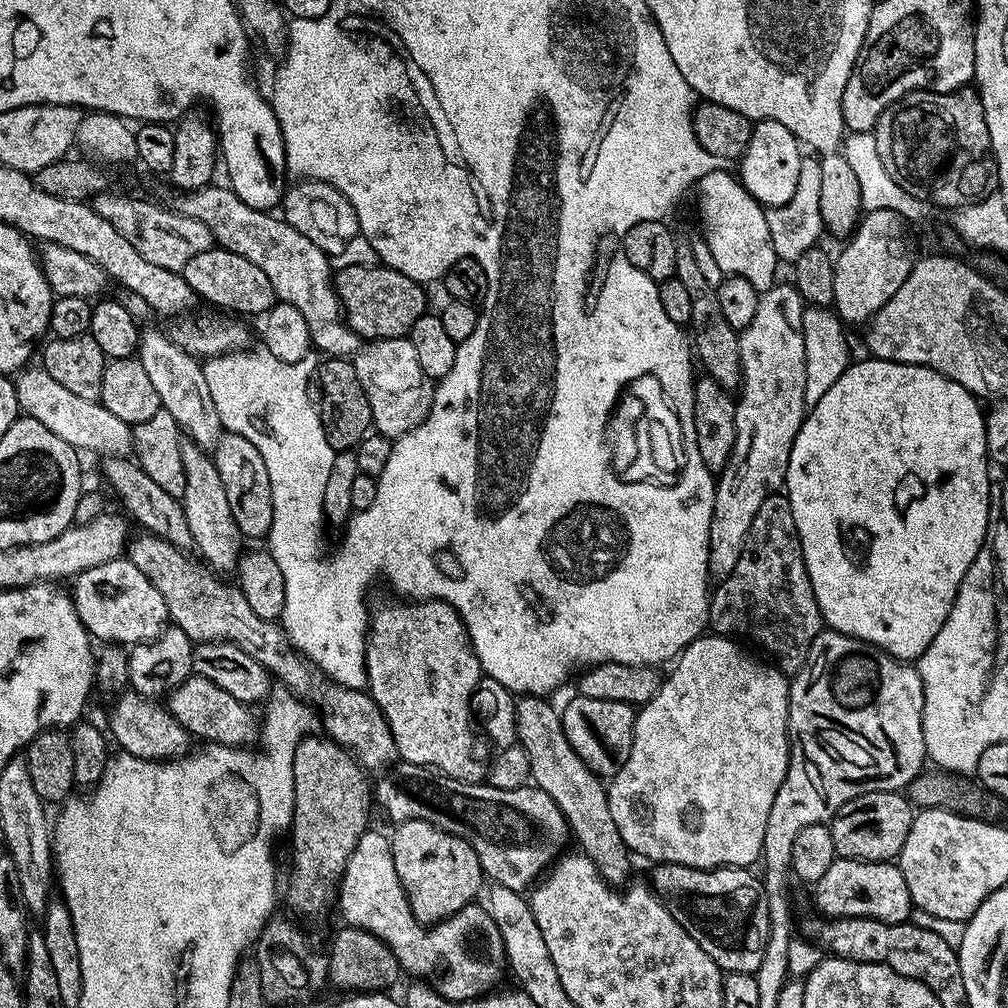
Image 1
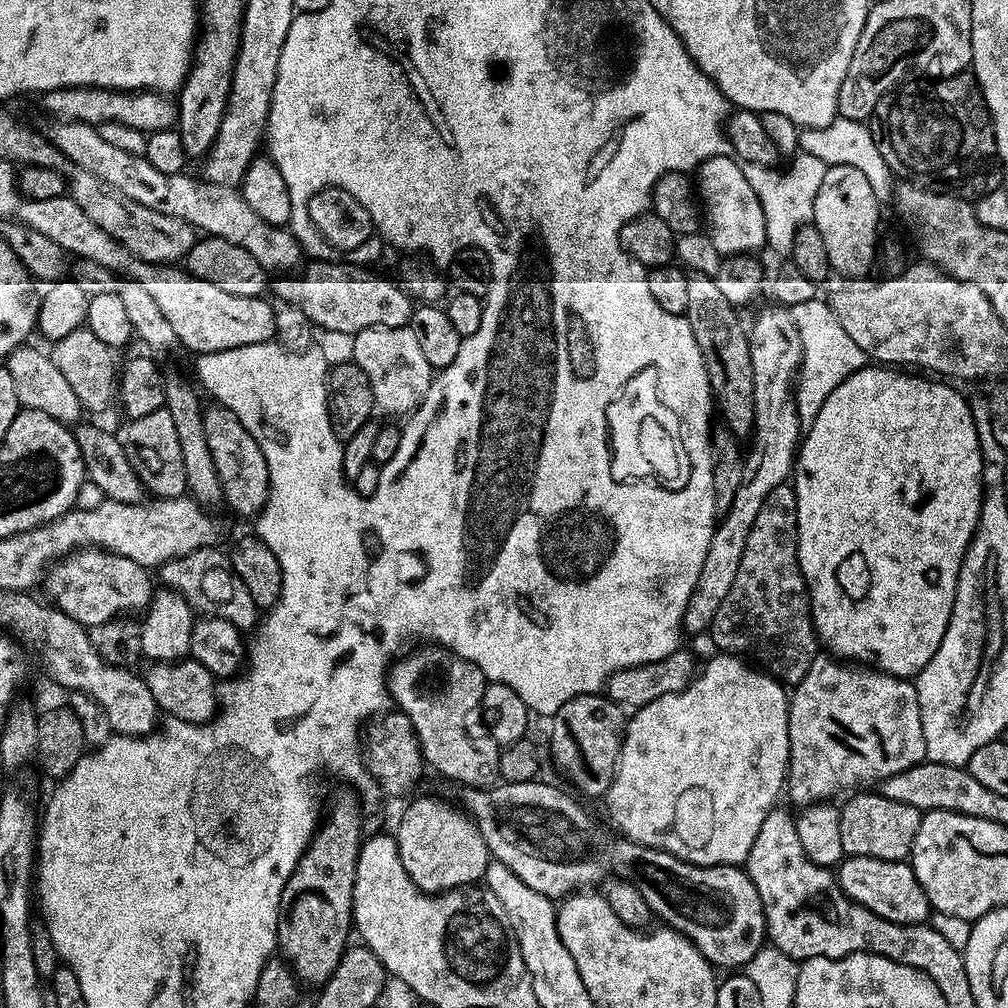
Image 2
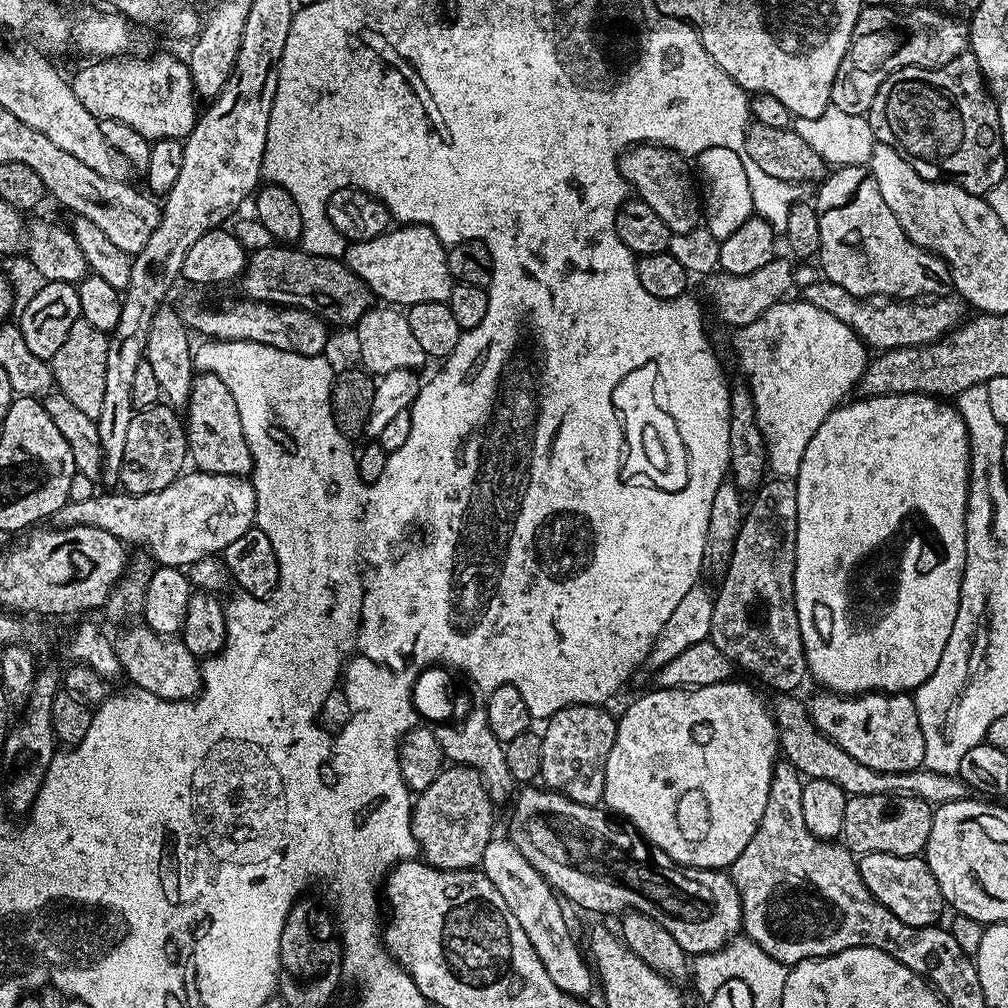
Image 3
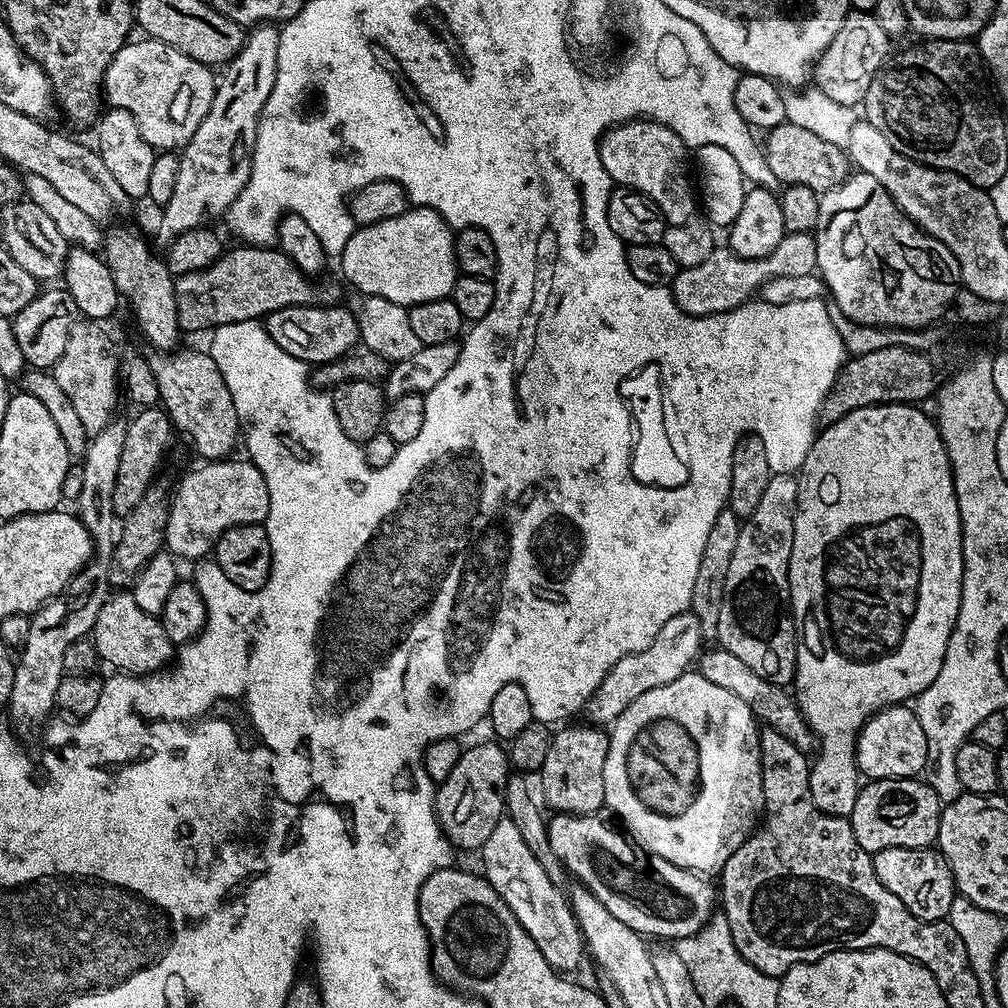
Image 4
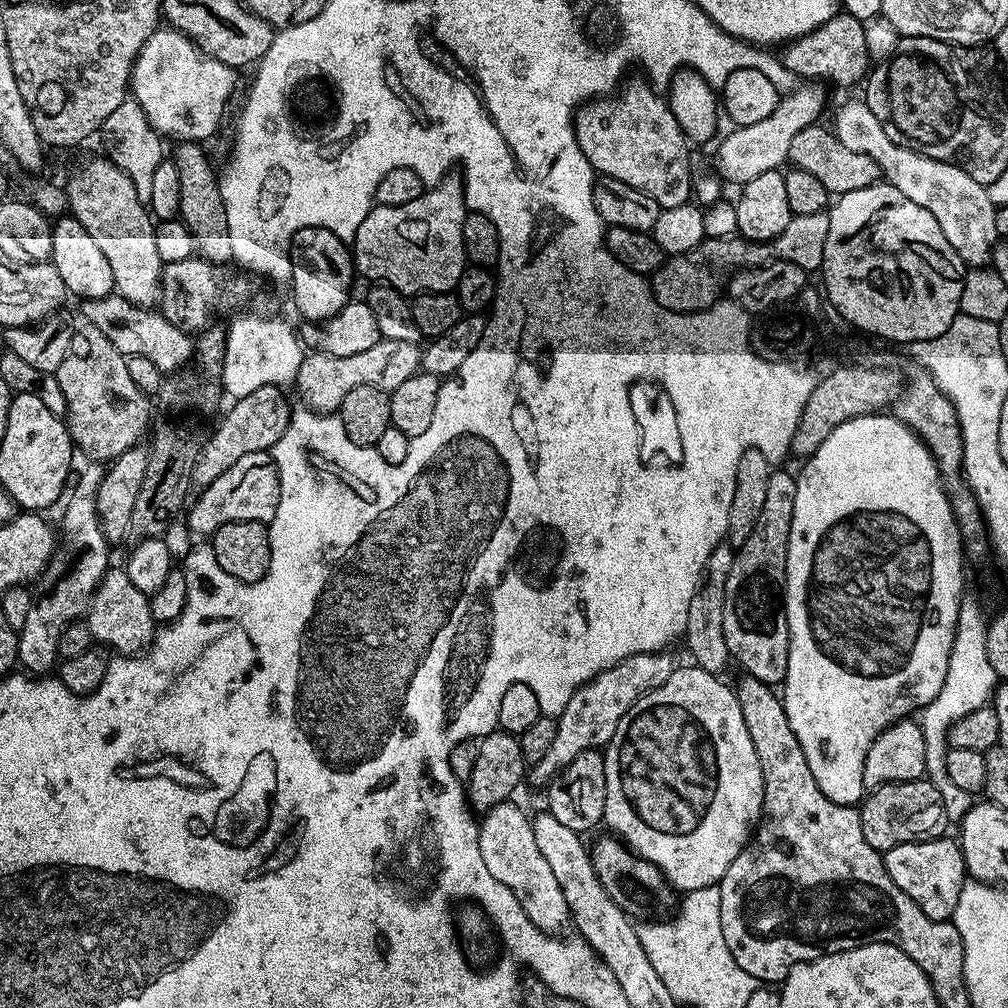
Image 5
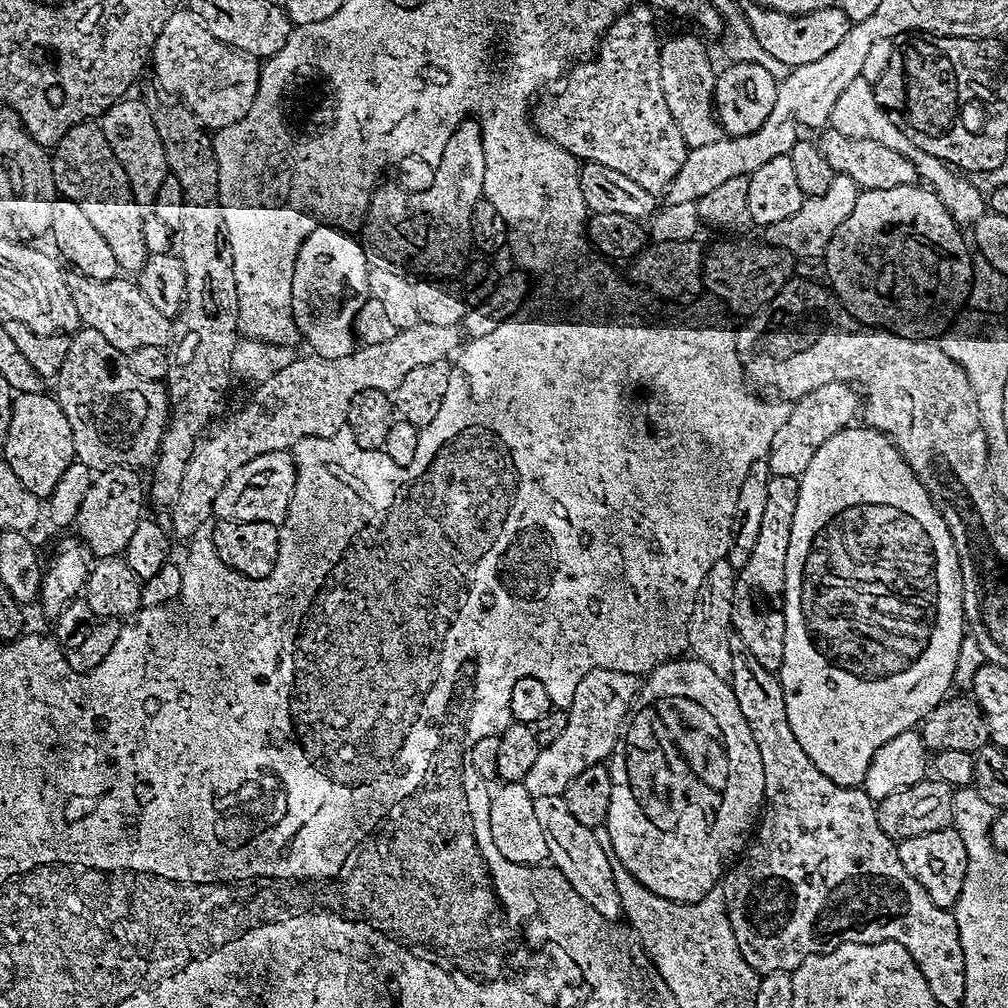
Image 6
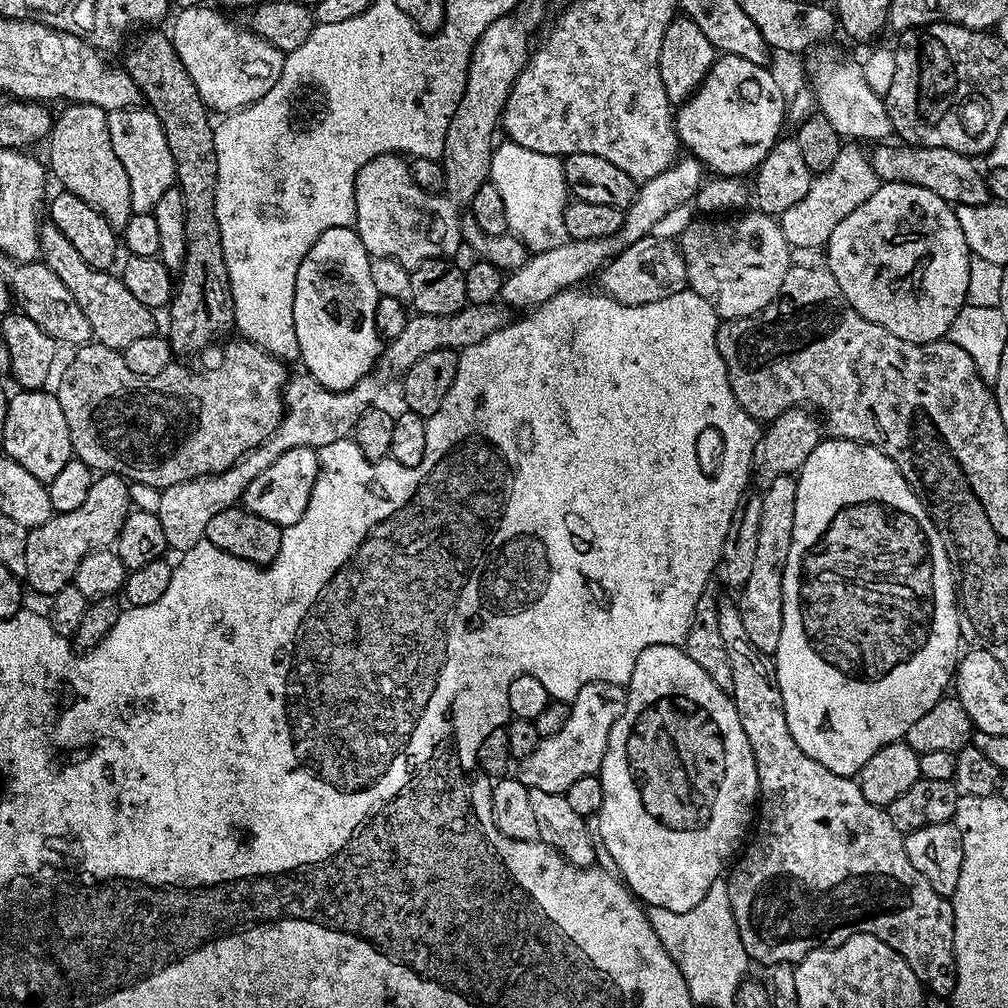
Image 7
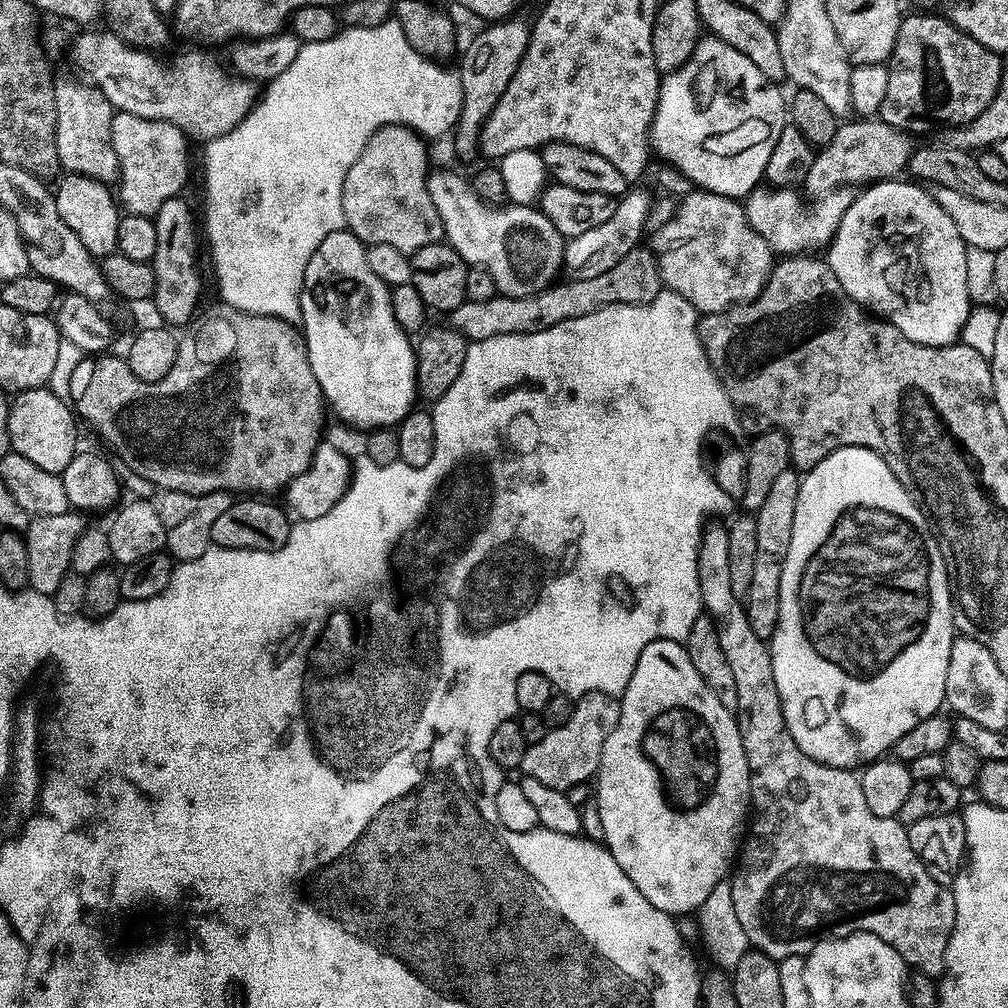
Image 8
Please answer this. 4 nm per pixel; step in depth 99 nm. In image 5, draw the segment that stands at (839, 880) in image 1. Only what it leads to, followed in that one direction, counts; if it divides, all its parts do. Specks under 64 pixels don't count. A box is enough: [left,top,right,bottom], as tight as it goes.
[883,839,966,920]

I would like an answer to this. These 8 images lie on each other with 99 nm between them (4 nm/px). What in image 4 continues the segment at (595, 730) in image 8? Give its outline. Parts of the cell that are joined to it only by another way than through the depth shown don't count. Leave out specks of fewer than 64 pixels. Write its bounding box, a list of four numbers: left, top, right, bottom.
[583,610,705,726]

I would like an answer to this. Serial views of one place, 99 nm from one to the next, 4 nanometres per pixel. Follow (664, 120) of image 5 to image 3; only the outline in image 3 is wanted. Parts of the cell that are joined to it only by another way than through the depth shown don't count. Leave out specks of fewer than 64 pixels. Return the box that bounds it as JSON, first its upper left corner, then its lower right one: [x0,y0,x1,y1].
[618,144,702,234]

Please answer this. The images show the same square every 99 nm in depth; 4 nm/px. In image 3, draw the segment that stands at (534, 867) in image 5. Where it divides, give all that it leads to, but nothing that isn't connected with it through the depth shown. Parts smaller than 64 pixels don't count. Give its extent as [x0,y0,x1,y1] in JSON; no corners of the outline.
[482,838,594,997]

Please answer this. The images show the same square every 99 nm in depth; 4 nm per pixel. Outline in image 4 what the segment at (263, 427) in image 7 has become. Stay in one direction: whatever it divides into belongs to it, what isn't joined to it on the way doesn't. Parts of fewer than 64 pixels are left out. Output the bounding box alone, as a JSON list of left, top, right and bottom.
[51,319,122,434]

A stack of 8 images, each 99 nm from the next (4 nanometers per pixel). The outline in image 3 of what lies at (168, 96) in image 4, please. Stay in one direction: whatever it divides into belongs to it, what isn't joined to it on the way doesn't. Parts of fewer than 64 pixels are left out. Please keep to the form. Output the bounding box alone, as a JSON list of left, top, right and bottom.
[70,56,198,142]

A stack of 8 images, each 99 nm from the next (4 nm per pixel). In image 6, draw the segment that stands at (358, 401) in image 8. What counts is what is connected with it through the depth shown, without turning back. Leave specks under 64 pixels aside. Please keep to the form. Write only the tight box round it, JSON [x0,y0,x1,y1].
[292,228,370,360]

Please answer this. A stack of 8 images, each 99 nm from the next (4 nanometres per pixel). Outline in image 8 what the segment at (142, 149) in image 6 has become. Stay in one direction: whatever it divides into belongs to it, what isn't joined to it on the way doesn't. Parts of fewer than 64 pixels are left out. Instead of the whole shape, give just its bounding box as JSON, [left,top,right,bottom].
[112,112,189,217]

